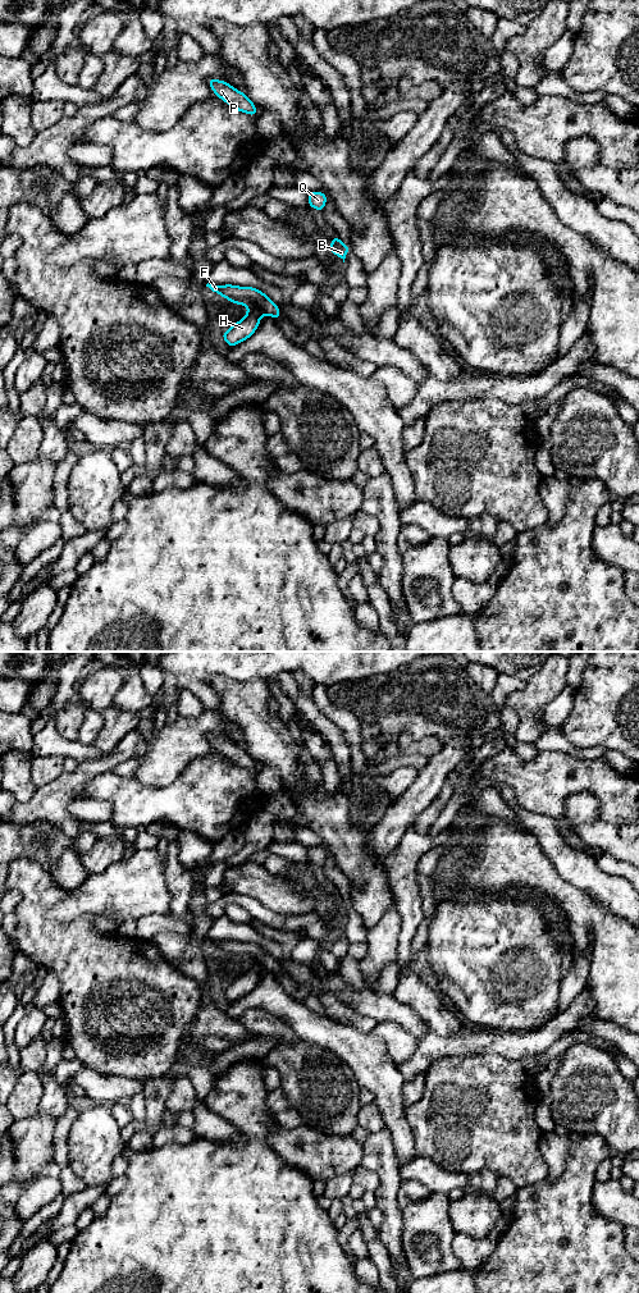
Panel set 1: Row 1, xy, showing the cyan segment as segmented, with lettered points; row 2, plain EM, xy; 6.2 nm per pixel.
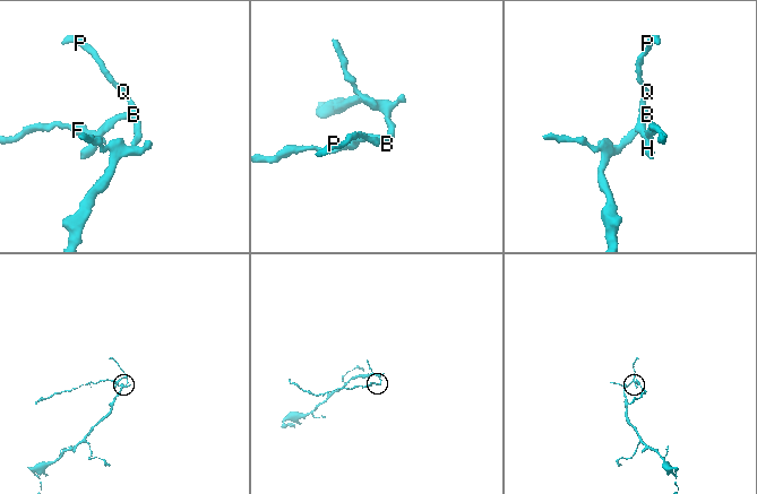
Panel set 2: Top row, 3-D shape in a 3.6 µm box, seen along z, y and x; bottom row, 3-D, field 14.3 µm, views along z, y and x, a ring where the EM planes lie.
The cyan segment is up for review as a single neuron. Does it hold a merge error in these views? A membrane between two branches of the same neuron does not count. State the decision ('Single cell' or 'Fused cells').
Fused cells

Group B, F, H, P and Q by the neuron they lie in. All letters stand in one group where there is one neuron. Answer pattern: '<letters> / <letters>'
B H P Q / F

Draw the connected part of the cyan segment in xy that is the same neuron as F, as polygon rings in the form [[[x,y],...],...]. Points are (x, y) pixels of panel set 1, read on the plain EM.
[[[209,938],[206,942],[233,959],[259,961],[263,965],[263,970],[280,974],[282,968],[278,961],[264,947],[254,942],[238,942],[232,940],[211,941]]]

